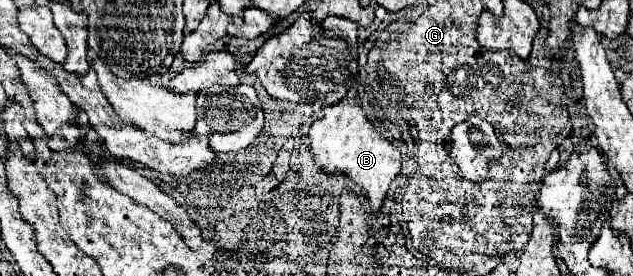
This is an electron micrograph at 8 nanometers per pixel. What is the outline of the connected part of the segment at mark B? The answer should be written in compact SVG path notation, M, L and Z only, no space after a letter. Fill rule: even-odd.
M351 90L347 96L333 106L325 106L325 118L313 122L309 130L309 152L323 166L325 174L345 174L353 184L367 196L371 208L377 212L385 200L391 180L401 172L401 154L395 146L385 140L371 122L367 122L357 92Z

